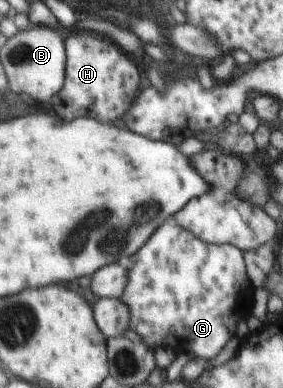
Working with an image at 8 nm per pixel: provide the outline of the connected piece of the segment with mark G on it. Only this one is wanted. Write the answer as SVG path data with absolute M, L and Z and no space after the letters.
M173 217L147 239L131 261L128 284L119 299L130 311L130 328L152 349L162 346L178 354L191 352L209 361L236 335L243 313L245 317L252 313L255 287L245 271L244 252L229 244L205 243L175 225Z

